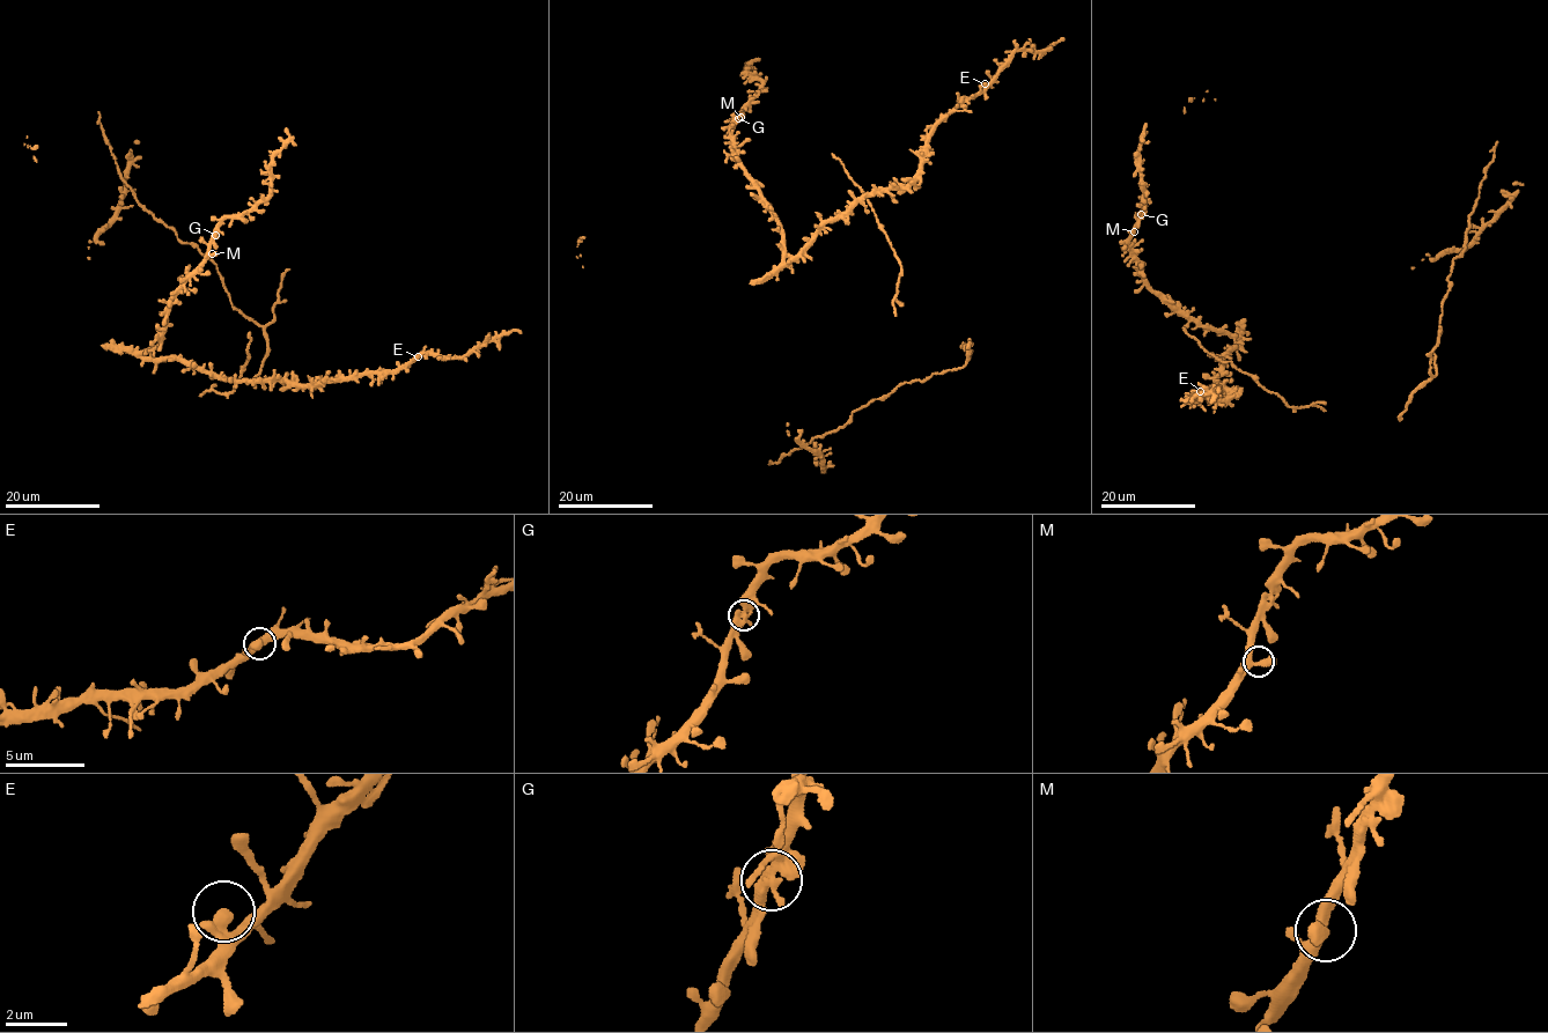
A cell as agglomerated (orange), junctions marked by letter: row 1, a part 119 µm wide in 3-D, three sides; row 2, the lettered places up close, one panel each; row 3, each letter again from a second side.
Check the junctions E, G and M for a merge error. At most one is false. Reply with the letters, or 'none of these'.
none of these

